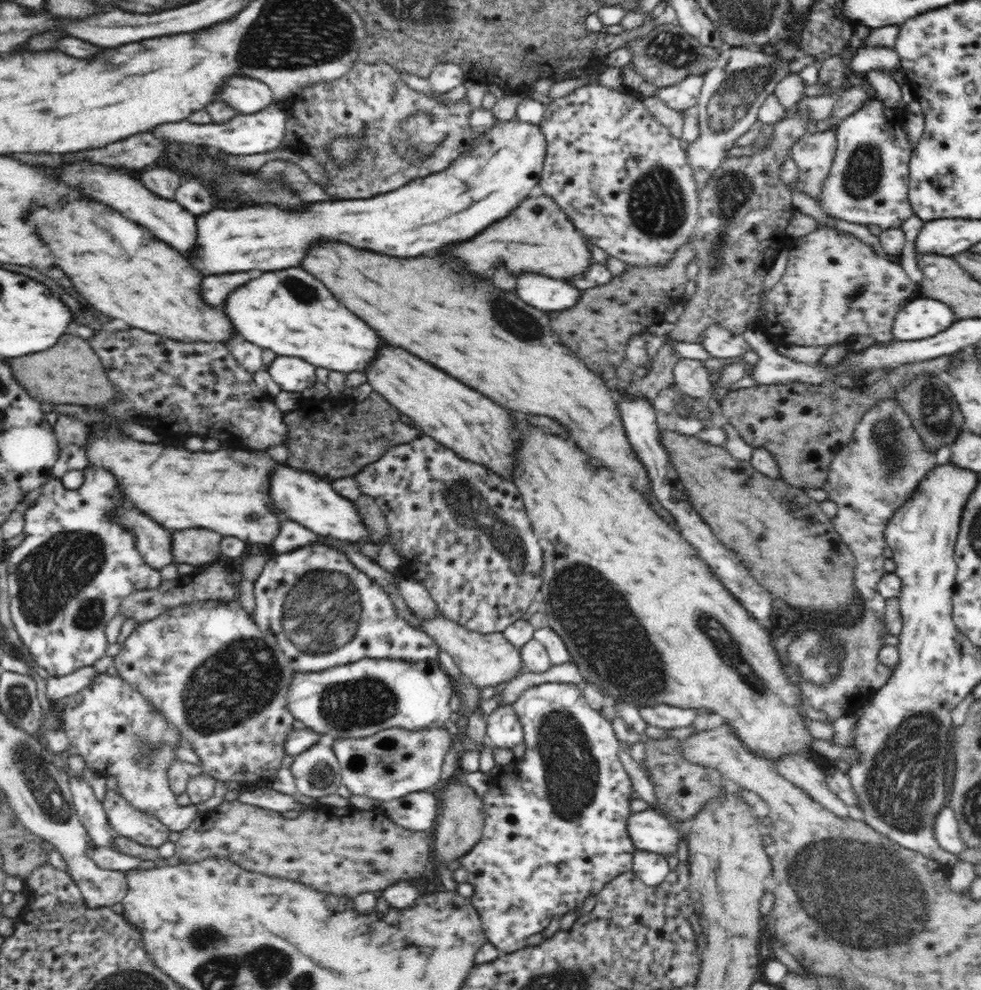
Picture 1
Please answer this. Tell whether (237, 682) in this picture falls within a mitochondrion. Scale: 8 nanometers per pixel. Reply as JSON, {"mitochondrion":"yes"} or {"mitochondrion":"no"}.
{"mitochondrion":"yes"}

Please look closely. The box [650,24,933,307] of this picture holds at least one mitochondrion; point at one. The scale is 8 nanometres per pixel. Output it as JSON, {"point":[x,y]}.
{"point":[731,102]}

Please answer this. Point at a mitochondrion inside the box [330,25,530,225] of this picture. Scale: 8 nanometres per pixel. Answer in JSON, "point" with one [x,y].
{"point":[420,133]}

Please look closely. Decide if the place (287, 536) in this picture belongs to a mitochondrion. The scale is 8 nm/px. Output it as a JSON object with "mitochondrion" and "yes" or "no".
{"mitochondrion":"no"}

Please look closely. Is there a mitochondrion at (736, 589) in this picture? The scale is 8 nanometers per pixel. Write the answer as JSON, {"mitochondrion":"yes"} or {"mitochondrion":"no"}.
{"mitochondrion":"no"}

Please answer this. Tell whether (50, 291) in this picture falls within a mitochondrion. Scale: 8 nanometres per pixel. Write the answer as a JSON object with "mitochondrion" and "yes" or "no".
{"mitochondrion":"no"}

